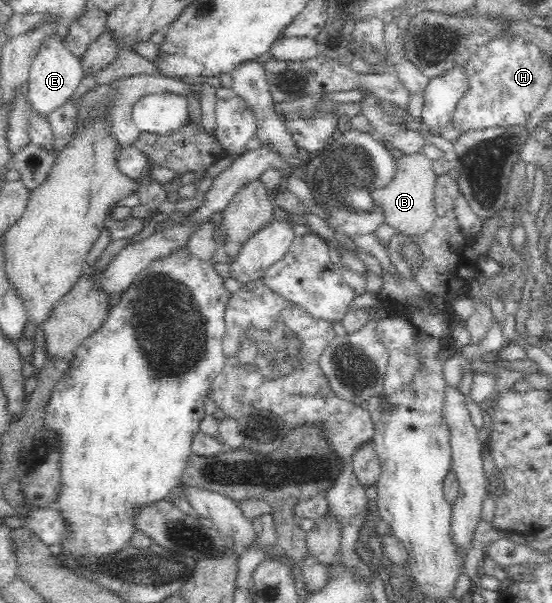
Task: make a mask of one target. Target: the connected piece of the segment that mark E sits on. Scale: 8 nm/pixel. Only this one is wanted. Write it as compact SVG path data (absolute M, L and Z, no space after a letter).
M60 32L48 37L48 41L40 47L38 55L32 61L25 86L25 95L34 112L46 118L58 108L64 109L69 106L69 100L81 80L85 77L81 59L74 56L65 47L65 41L61 41Z

